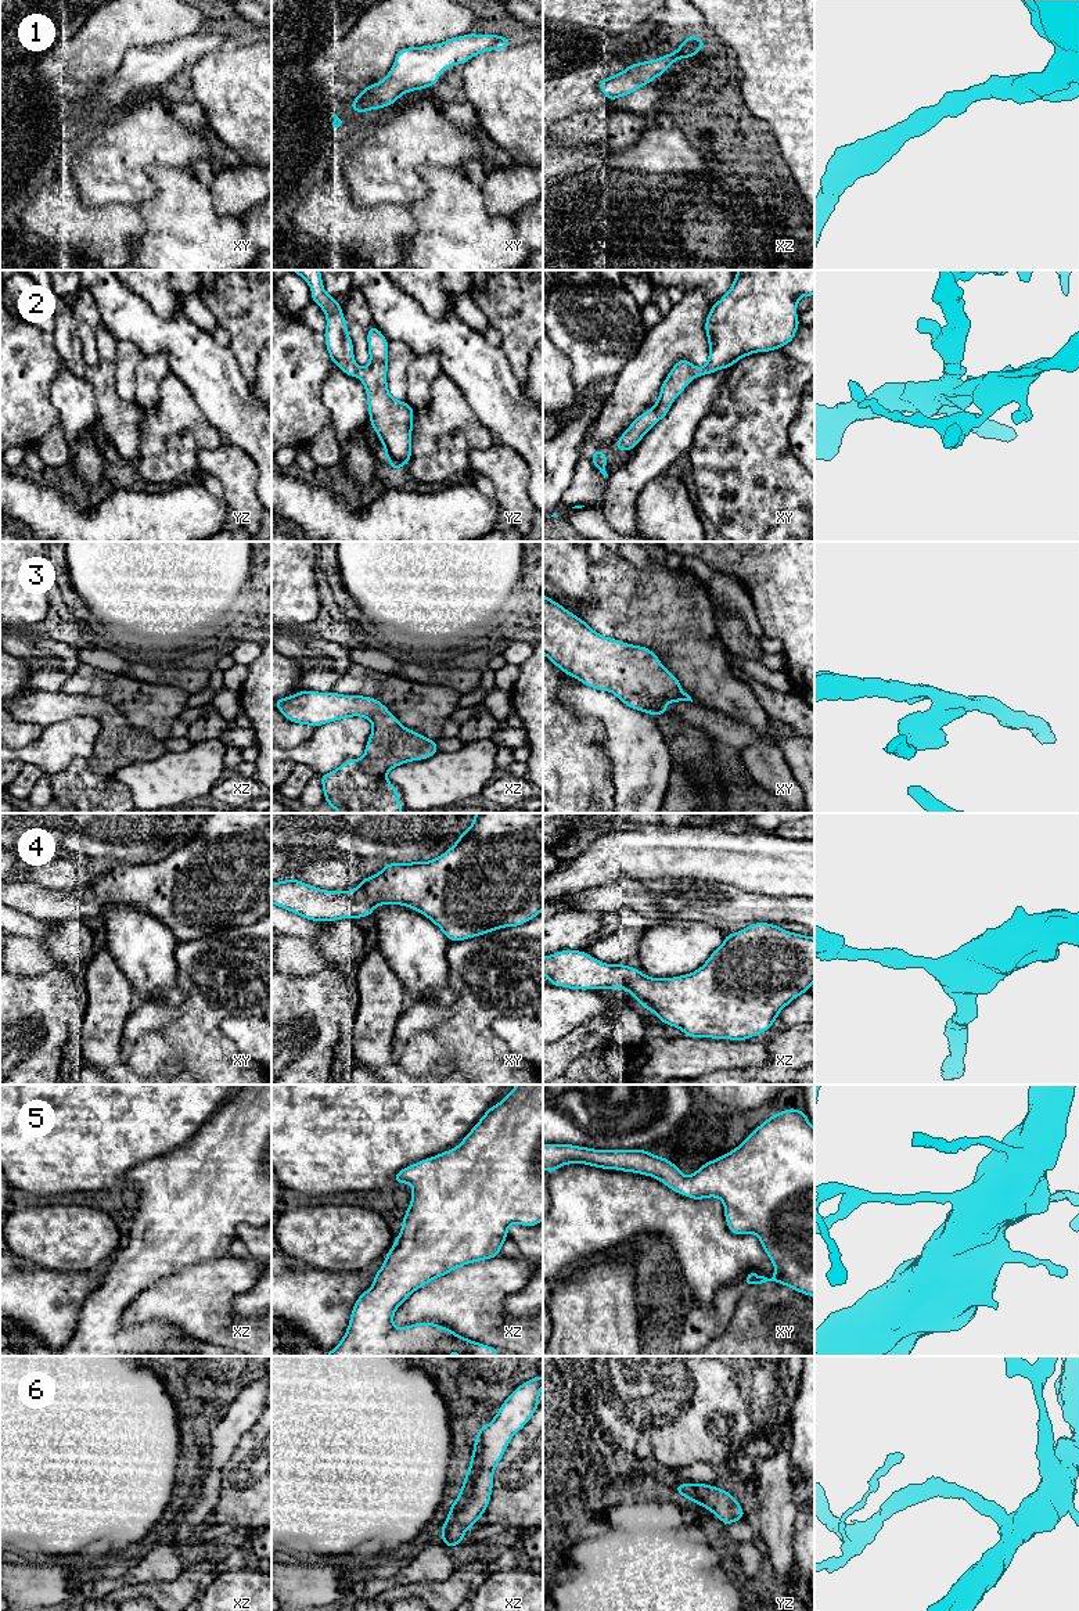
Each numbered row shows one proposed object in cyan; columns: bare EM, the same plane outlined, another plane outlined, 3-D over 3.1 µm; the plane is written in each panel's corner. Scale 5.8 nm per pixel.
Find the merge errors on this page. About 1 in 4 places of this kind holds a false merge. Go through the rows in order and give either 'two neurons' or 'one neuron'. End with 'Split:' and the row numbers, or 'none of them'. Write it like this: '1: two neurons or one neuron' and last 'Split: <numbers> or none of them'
1: one neuron
2: one neuron
3: one neuron
4: one neuron
5: one neuron
6: one neuron
Split: none of them

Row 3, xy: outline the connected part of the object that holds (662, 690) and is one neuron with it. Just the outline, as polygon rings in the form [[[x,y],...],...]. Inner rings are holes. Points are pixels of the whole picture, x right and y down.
[[[543,594],[543,654],[565,675],[614,693],[629,708],[652,716],[668,713],[666,702],[691,701],[677,677],[647,647],[626,644],[594,632],[585,621]]]

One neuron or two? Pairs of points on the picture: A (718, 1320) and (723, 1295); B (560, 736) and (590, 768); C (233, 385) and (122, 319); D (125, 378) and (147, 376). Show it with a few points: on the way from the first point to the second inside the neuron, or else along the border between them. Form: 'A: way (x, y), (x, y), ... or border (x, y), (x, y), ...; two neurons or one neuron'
A: way (719, 1315), (723, 1301); one neuron
B: way (567, 744), (582, 759); one neuron
C: way (205, 367), (175, 337), (150, 333); one neuron
D: border (146, 355), (136, 367), (133, 401); two neurons

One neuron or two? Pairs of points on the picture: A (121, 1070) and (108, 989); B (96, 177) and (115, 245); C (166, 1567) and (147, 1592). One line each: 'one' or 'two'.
A: one
B: two
C: two

